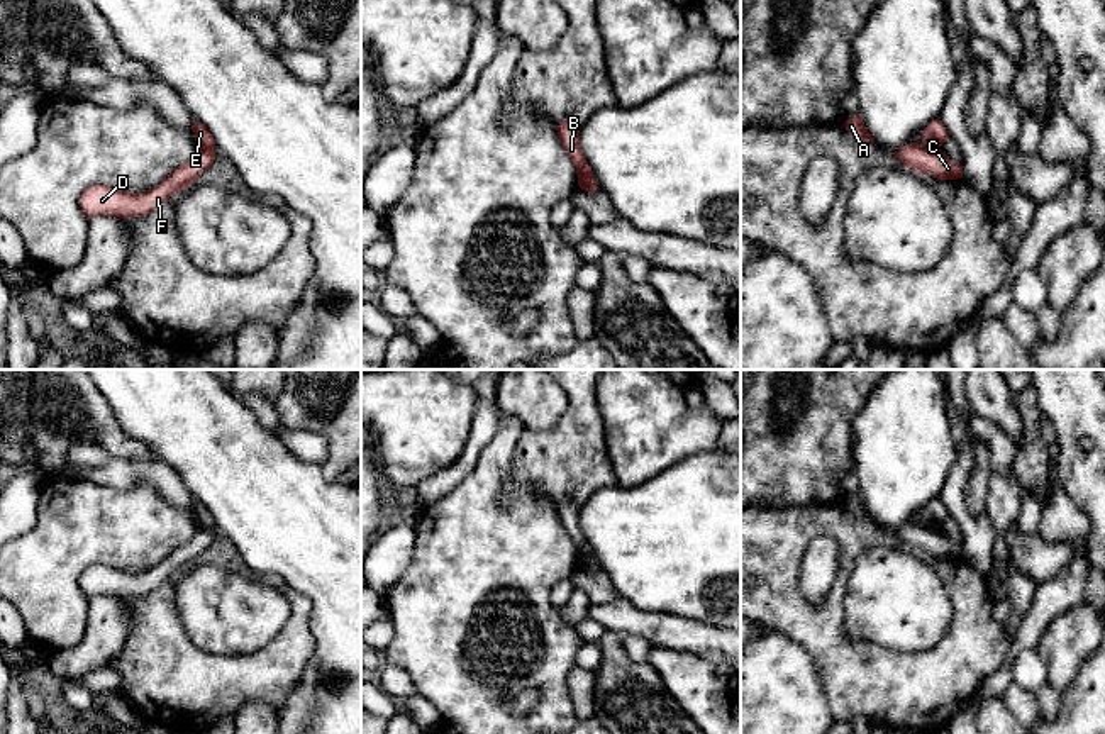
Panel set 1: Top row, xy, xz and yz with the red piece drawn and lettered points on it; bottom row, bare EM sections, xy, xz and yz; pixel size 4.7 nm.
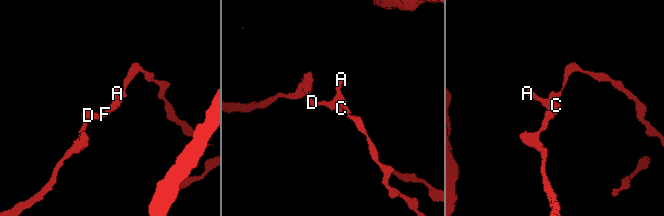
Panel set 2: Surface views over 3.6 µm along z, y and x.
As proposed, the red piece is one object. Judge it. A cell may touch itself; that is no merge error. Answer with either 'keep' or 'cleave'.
cleave

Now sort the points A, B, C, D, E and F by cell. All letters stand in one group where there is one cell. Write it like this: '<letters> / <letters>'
A B C D F / E

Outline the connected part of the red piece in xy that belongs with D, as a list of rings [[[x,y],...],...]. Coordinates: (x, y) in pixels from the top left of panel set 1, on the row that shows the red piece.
[[[198,147],[190,161],[178,166],[158,186],[144,193],[127,193],[108,185],[92,185],[81,193],[80,207],[88,219],[93,215],[119,219],[147,215],[176,192],[188,190],[212,166],[215,158],[215,149]]]

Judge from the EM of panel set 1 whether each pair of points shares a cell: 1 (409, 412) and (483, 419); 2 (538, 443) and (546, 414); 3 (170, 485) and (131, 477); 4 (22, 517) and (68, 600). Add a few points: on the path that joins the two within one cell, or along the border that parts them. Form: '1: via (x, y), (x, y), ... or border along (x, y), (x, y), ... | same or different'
1: border along (473, 387), (477, 411), (466, 444), (458, 455) | different
2: border along (568, 402), (551, 429), (524, 428) | different
3: via (160, 477), (141, 477) | same
4: border along (39, 490), (38, 521), (17, 538) | different

